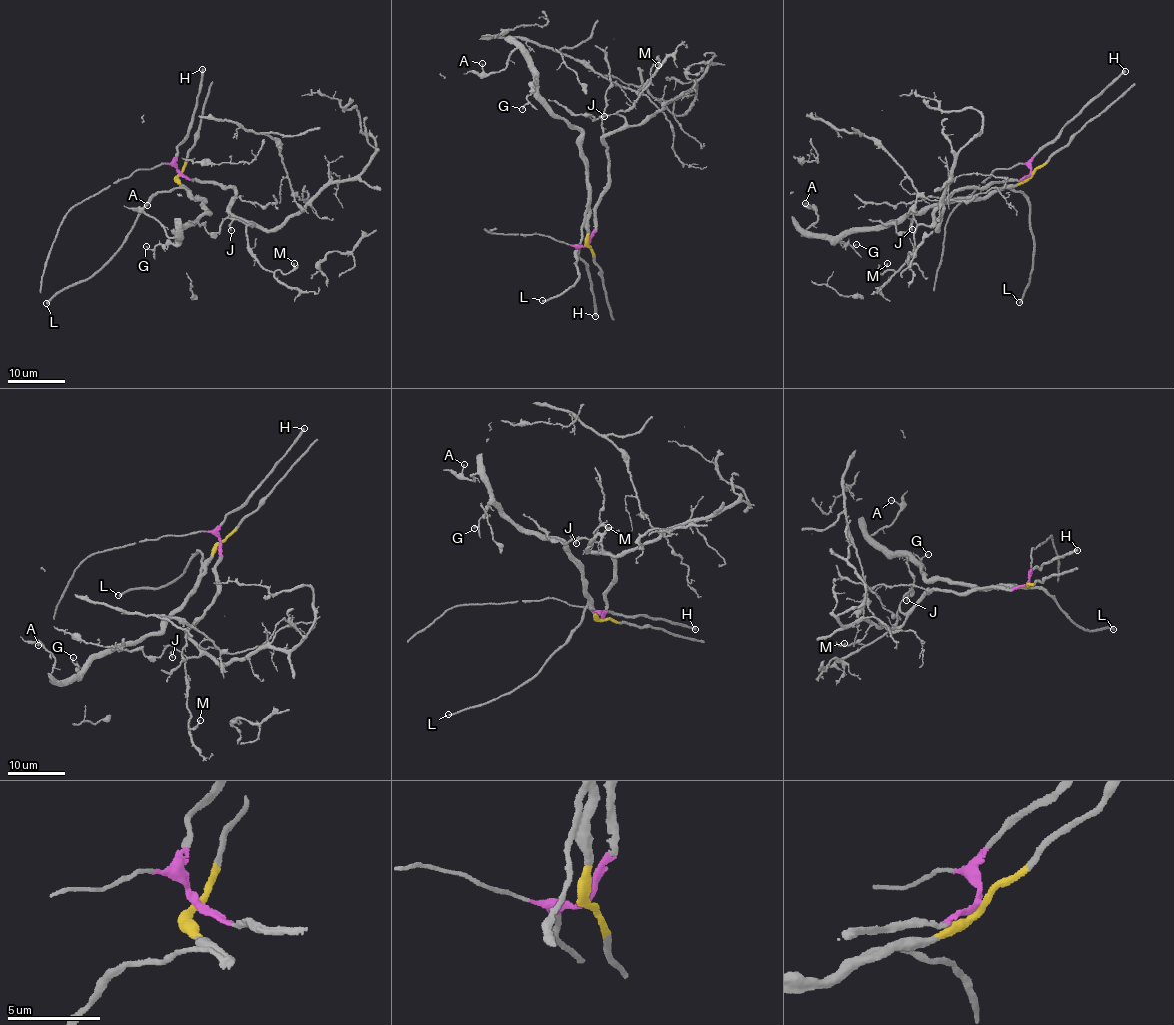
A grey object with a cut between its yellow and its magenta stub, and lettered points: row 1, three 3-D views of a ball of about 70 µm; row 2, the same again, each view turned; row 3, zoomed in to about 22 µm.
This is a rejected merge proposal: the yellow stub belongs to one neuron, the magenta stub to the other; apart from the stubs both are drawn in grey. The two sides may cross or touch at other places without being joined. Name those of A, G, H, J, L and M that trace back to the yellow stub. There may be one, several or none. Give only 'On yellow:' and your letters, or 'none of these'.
On yellow: A, G, L

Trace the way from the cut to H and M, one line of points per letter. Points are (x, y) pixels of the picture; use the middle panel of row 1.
H: (588, 246), (578, 248), (586, 265), (595, 316)
M: (588, 246), (607, 184), (603, 137), (622, 126), (616, 111), (627, 110), (658, 59), (658, 64)

